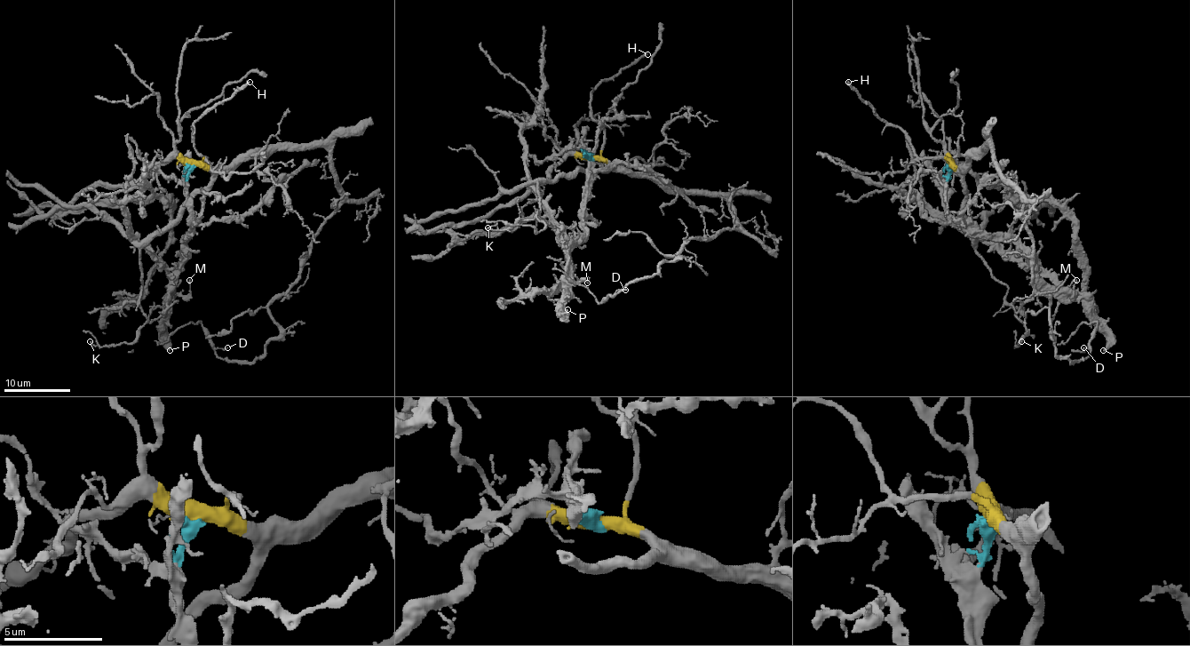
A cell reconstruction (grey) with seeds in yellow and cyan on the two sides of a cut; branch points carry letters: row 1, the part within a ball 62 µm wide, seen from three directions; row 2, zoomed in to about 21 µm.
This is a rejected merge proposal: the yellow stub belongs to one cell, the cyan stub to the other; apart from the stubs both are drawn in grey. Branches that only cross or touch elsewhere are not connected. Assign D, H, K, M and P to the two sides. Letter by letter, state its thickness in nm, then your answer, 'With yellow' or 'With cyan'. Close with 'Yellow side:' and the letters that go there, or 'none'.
D: Thickness 110 nm. With yellow
H: Thickness 240 nm. With yellow
K: Thickness 90 nm. With yellow
M: Thickness 120 nm. With cyan
P: Thickness 320 nm. With cyan
Yellow side: D, H, K

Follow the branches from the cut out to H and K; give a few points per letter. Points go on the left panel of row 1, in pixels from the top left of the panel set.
H: (192, 165), (207, 159), (195, 149), (192, 126), (207, 111), (232, 98), (249, 81)
K: (192, 165), (203, 165), (210, 182), (141, 250), (139, 300), (147, 322), (130, 344), (90, 342)

